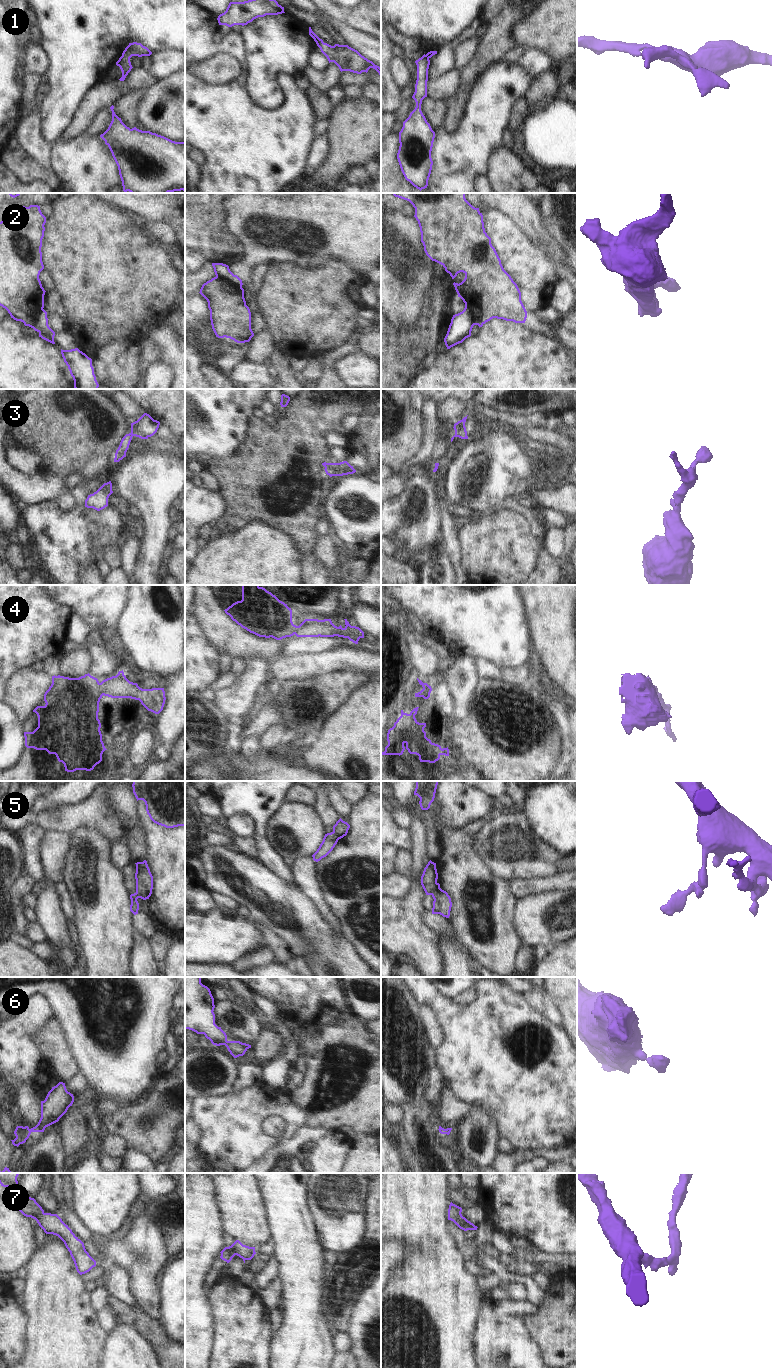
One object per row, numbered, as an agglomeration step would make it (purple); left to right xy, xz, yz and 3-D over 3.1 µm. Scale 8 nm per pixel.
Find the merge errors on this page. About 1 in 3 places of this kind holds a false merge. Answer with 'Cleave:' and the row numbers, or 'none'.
Cleave: 2, 4, 5

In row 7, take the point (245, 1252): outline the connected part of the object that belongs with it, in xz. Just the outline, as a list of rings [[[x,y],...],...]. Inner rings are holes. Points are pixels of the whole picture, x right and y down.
[[[236,1240],[231,1246],[225,1247],[220,1253],[220,1258],[227,1263],[229,1263],[235,1255],[242,1258],[245,1263],[246,1260],[251,1260],[256,1254],[255,1247],[243,1245],[239,1240]]]

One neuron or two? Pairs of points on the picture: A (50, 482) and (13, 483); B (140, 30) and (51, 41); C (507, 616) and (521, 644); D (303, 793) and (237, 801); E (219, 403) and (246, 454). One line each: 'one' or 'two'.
A: one
B: one
C: one
D: two
E: two

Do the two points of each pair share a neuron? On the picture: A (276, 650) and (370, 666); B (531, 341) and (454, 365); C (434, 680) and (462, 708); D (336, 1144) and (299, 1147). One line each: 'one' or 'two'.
A: two
B: one
C: two
D: one

